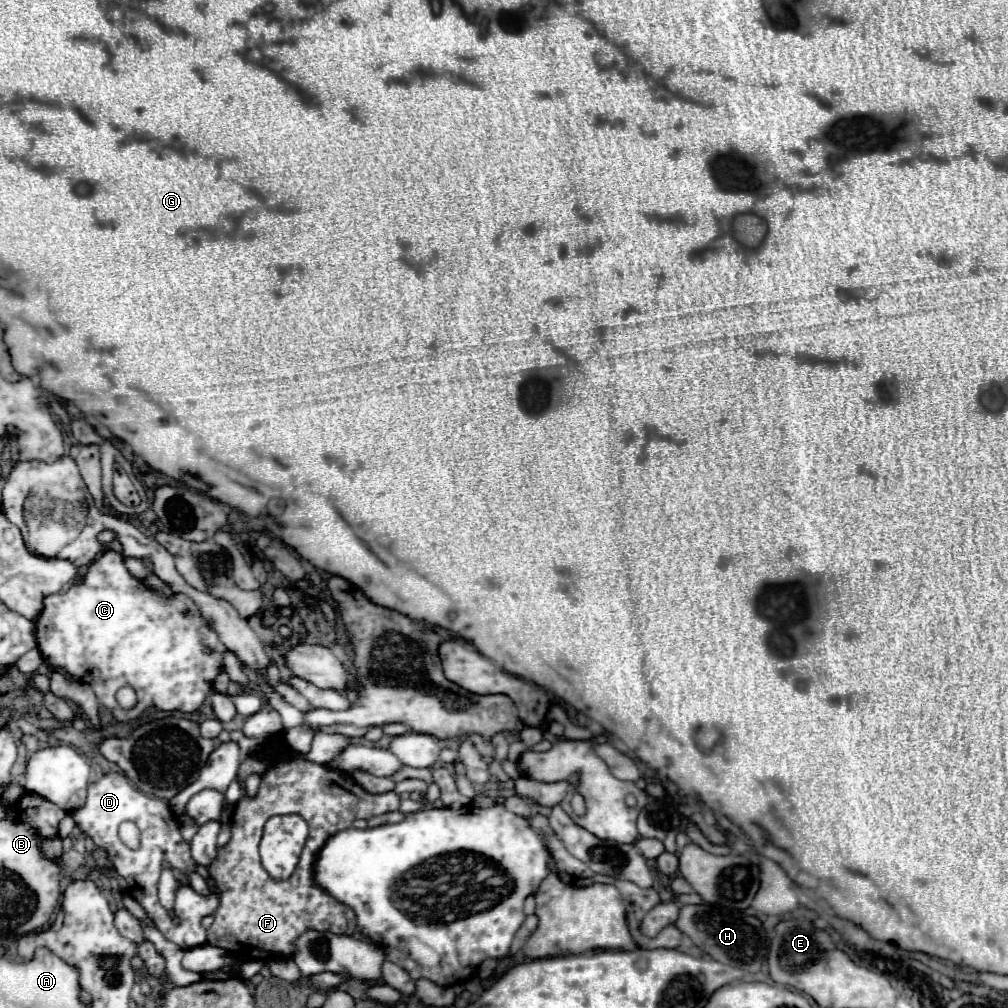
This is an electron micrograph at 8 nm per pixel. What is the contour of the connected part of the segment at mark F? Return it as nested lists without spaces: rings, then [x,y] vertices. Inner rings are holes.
[[[300,758],[276,764],[264,774],[256,798],[244,796],[236,802],[230,820],[232,840],[226,848],[218,850],[216,860],[208,868],[222,896],[214,924],[208,928],[208,944],[228,950],[238,960],[266,962],[272,958],[292,956],[292,950],[296,950],[296,938],[300,938],[304,930],[344,934],[348,924],[346,906],[322,888],[312,886],[312,864],[316,852],[332,834],[350,828],[354,820],[370,820],[372,816],[394,812],[398,806],[400,796],[396,792],[370,794],[356,782],[348,780],[346,774],[328,766]],[[274,814],[300,814],[310,826],[310,836],[296,870],[282,882],[268,878],[258,854],[262,828]]]

